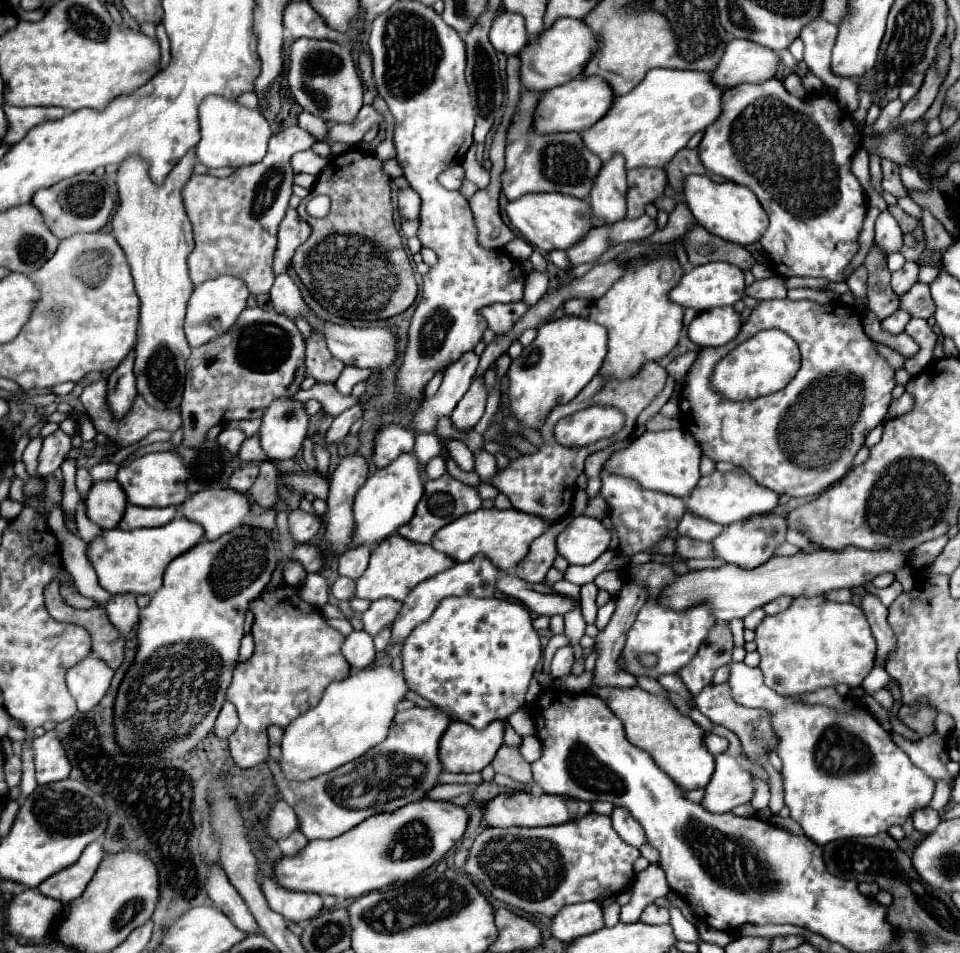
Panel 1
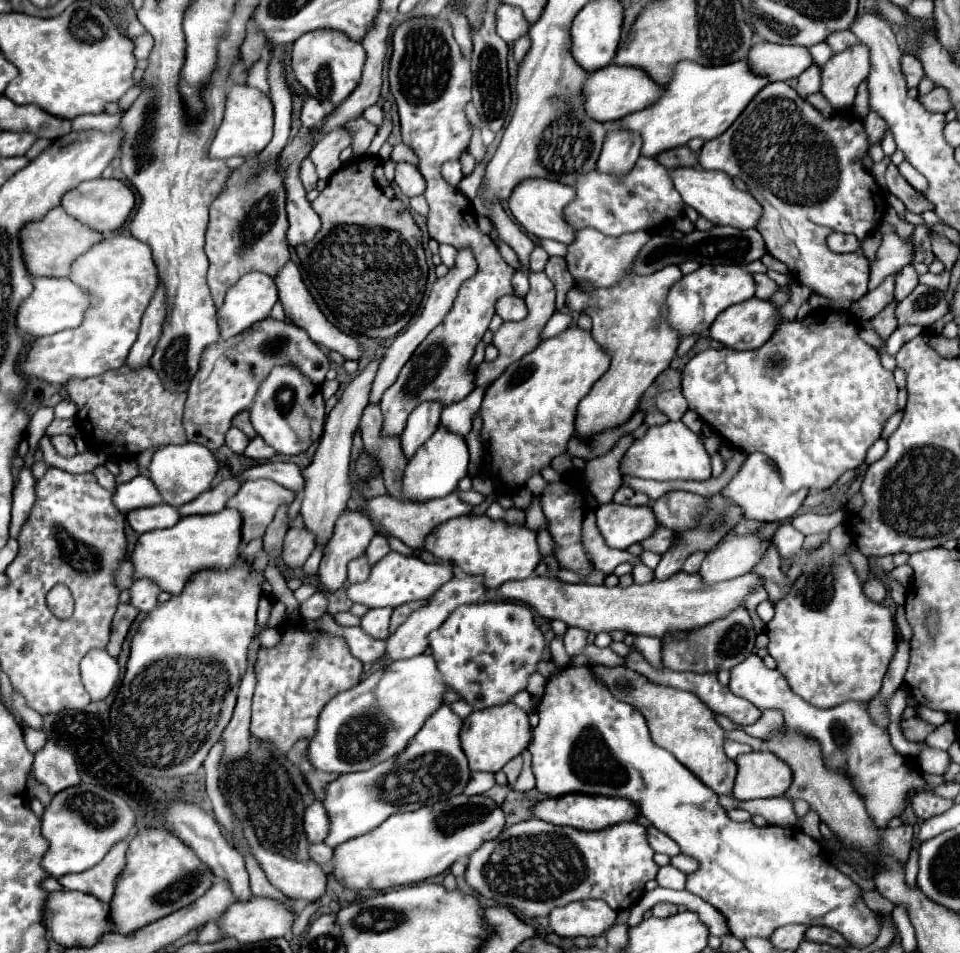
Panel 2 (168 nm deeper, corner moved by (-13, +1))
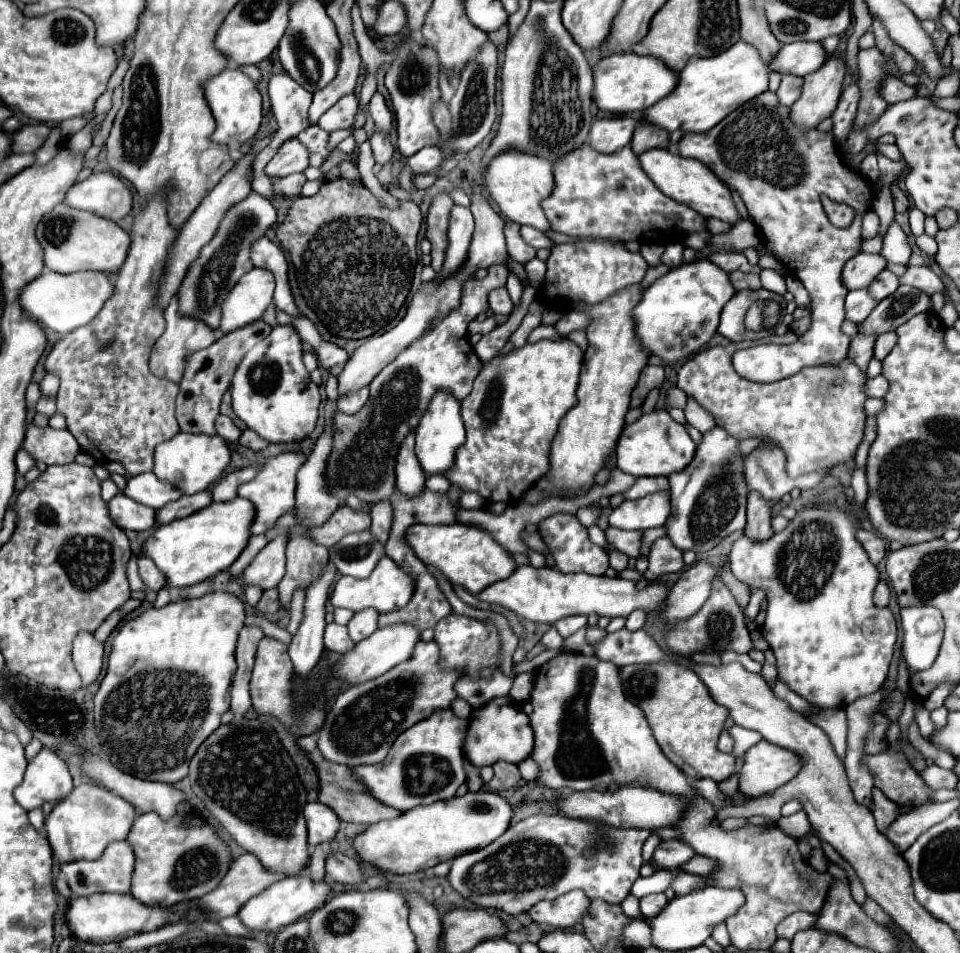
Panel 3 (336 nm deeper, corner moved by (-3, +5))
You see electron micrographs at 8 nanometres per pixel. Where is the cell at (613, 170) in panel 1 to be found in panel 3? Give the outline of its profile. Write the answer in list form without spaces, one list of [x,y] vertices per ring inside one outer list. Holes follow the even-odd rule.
[[[604,118],[596,120],[590,128],[590,146],[596,152],[614,154],[630,144],[636,130],[634,118]]]

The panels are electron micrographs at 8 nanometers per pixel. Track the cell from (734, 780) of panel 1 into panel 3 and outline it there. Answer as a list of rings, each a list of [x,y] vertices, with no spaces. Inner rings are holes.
[[[760,740],[744,754],[738,790],[748,798],[762,796],[792,780],[796,770],[800,770],[800,758],[796,754]]]

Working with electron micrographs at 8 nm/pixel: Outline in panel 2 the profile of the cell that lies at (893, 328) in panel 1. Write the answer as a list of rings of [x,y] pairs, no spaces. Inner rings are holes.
[[[900,326],[900,328],[896,328],[896,330],[890,334],[890,338],[886,340],[886,352],[888,352],[890,356],[896,356],[896,352],[898,352],[908,340],[912,340],[914,336],[918,336],[922,330],[924,330],[922,326]]]

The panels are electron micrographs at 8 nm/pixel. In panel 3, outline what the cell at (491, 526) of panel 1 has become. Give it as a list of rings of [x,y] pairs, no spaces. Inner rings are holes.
[[[460,522],[448,526],[414,524],[406,532],[406,540],[424,564],[436,566],[452,584],[460,584],[472,594],[482,592],[492,582],[508,578],[518,568],[512,554],[504,546],[500,546],[492,538],[492,534],[474,524],[460,524]]]

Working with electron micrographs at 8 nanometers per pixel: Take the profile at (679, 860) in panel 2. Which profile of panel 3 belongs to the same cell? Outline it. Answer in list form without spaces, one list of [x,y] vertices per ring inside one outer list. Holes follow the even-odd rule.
[[[696,854],[694,858],[690,858],[688,864],[684,862],[684,866],[680,866],[680,870],[686,870],[686,872],[696,874],[696,876],[704,876],[704,874],[708,874],[712,868],[714,868],[714,860],[706,858],[706,856],[698,856],[698,854]]]

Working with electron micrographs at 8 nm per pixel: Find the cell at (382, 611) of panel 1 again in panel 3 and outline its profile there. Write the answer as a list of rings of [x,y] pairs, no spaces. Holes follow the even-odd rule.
[[[364,608],[356,612],[354,618],[348,622],[348,634],[354,642],[368,638],[376,630],[378,630],[378,612],[374,608]]]

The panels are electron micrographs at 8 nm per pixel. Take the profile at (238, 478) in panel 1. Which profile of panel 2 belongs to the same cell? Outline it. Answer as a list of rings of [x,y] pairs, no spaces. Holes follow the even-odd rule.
[[[228,478],[224,482],[220,482],[216,488],[206,490],[204,494],[200,494],[196,500],[184,504],[178,508],[180,516],[190,516],[190,514],[212,514],[212,512],[220,512],[224,510],[224,502],[230,500],[230,496],[236,494],[236,490],[240,488],[242,482],[238,482],[238,478]]]

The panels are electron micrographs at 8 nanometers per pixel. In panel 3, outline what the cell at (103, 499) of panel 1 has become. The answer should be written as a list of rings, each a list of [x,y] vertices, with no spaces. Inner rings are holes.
[[[146,472],[146,474],[138,474],[138,476],[128,478],[128,484],[122,490],[122,494],[132,498],[138,504],[152,506],[158,510],[164,504],[176,500],[182,492],[176,492],[176,488],[156,480],[156,476],[152,472]]]

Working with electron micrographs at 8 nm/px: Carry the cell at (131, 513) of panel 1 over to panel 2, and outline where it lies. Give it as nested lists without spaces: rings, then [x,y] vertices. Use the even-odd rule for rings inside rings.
[[[160,504],[160,506],[132,510],[126,514],[126,520],[132,526],[132,530],[136,530],[138,534],[144,534],[144,532],[152,532],[152,530],[170,528],[180,520],[180,516],[174,506]]]

